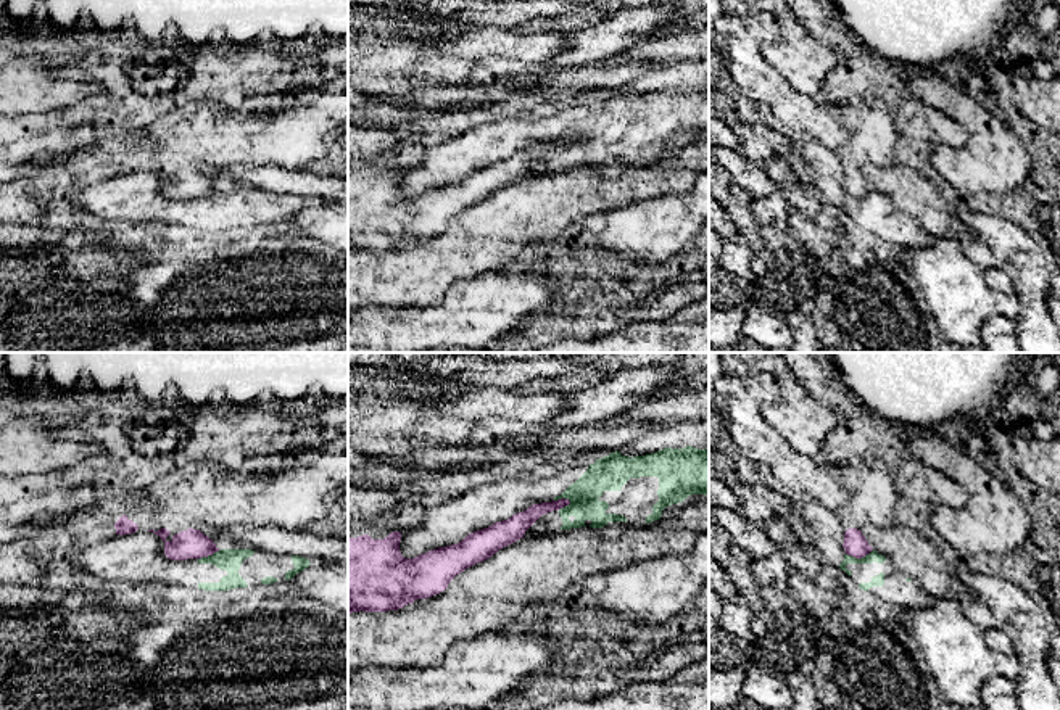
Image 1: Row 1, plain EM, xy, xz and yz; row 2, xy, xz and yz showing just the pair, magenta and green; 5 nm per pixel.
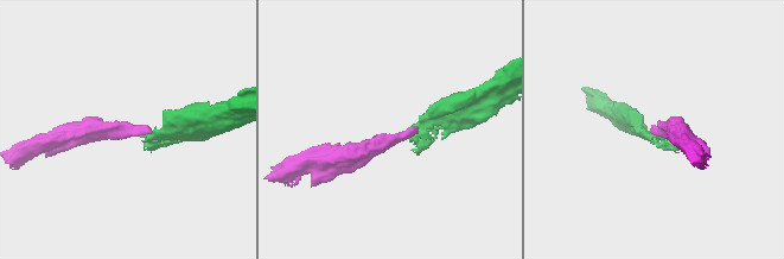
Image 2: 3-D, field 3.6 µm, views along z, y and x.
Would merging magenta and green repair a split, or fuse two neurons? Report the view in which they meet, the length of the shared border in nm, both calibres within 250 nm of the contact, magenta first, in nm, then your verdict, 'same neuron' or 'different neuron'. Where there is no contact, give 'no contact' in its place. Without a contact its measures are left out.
xz | 90 nm | 100/170 nm | different neuron

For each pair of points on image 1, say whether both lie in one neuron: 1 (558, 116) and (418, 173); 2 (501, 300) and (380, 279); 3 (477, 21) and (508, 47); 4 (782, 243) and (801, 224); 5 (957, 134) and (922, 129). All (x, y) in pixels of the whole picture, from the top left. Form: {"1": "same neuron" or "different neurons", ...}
{"1": "same neuron", "2": "different neurons", "3": "different neurons", "4": "different neurons", "5": "same neuron"}

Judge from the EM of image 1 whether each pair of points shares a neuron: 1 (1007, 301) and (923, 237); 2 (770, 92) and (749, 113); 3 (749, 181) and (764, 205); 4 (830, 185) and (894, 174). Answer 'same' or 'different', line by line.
1: different
2: different
3: different
4: different

